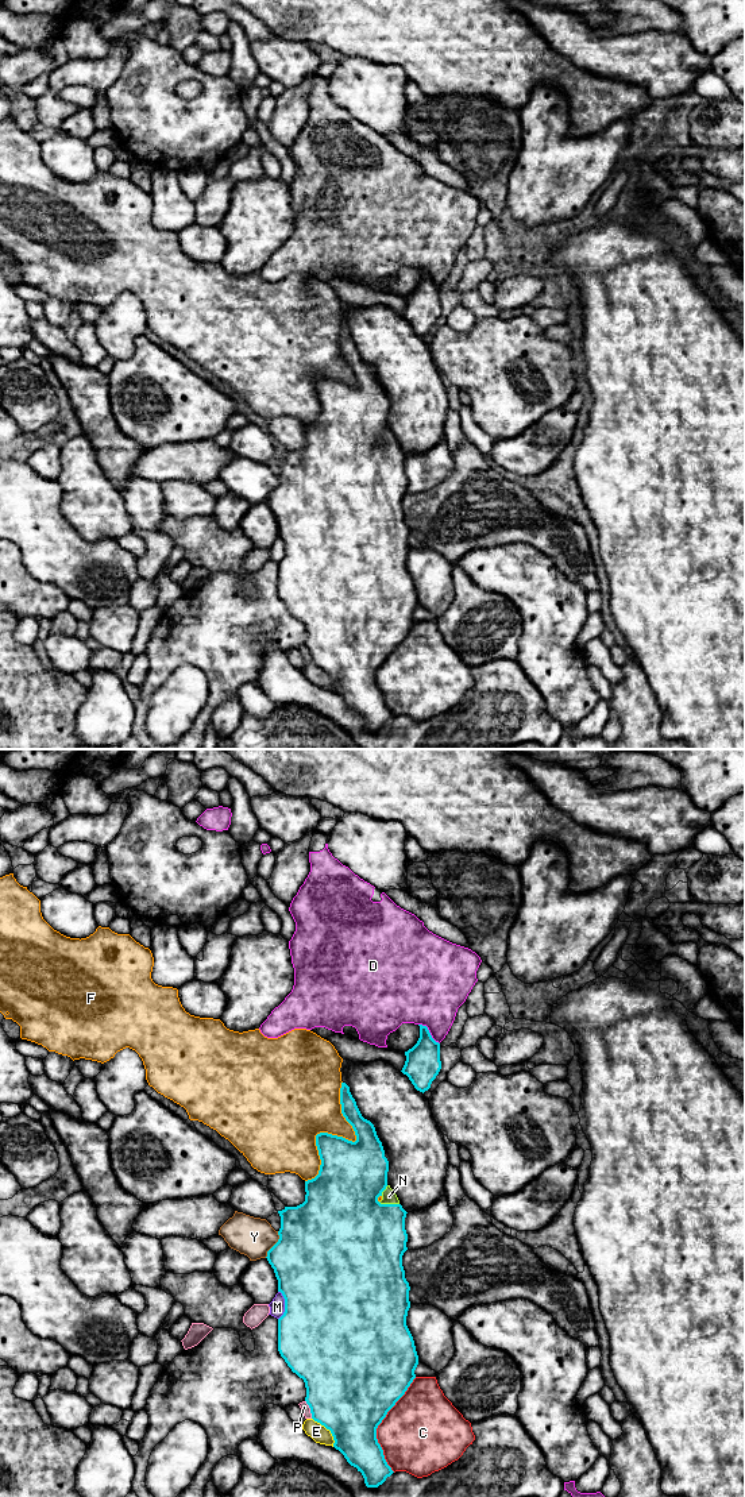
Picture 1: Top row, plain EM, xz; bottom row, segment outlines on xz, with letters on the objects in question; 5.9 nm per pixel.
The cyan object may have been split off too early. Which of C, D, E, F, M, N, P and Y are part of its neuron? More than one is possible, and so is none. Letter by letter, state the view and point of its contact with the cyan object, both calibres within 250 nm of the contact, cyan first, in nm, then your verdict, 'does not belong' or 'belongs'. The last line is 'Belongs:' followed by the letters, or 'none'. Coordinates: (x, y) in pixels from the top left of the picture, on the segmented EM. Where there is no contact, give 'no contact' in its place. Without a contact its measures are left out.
C: xz (379, 1423) | 500/460 nm | does not belong
D: xz (428, 1031) | 220/420 nm | does not belong
E: xz (328, 1428) | 500/100 nm | does not belong
F: xz (339, 1137) | 400/340 nm | does not belong
M: xz (285, 1305) | 500/100 nm | does not belong
N: xz (389, 1204) | 460/90 nm | belongs
P: xz (311, 1409) | 500/50 nm | does not belong
Y: xz (274, 1245) | 480/240 nm | does not belong
Belongs: N

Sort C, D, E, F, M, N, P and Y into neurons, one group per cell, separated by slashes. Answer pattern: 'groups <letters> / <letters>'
groups C / D / E / F / M / N / P / Y

